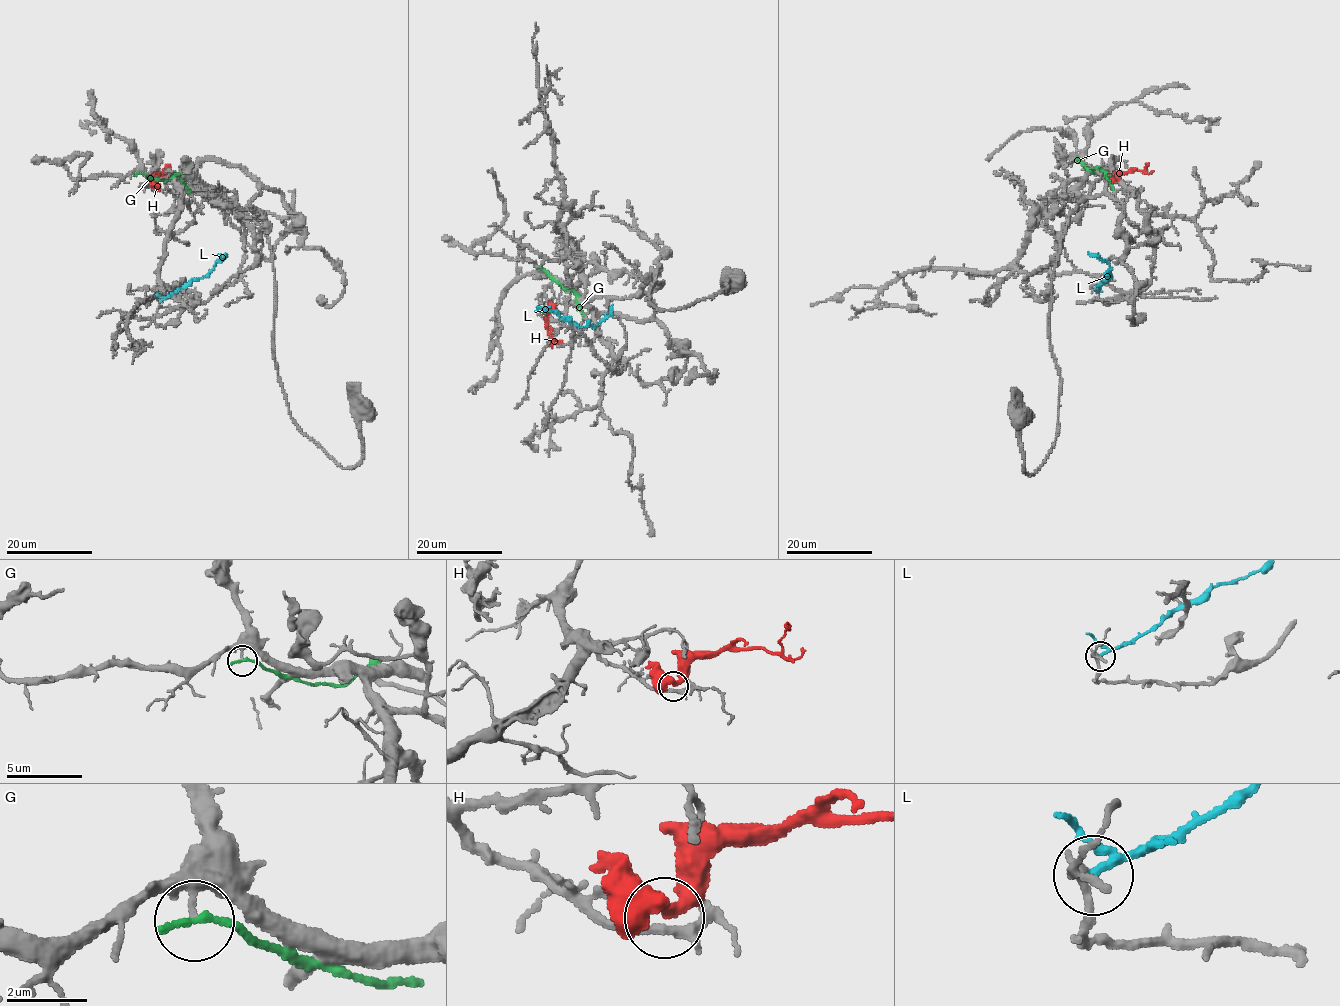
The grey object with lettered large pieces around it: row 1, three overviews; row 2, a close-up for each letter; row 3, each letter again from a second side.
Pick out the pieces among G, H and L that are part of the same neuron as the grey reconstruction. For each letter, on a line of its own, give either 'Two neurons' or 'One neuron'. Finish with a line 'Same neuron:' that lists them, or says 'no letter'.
G: Two neurons
H: Two neurons
L: Two neurons
Same neuron: no letter

